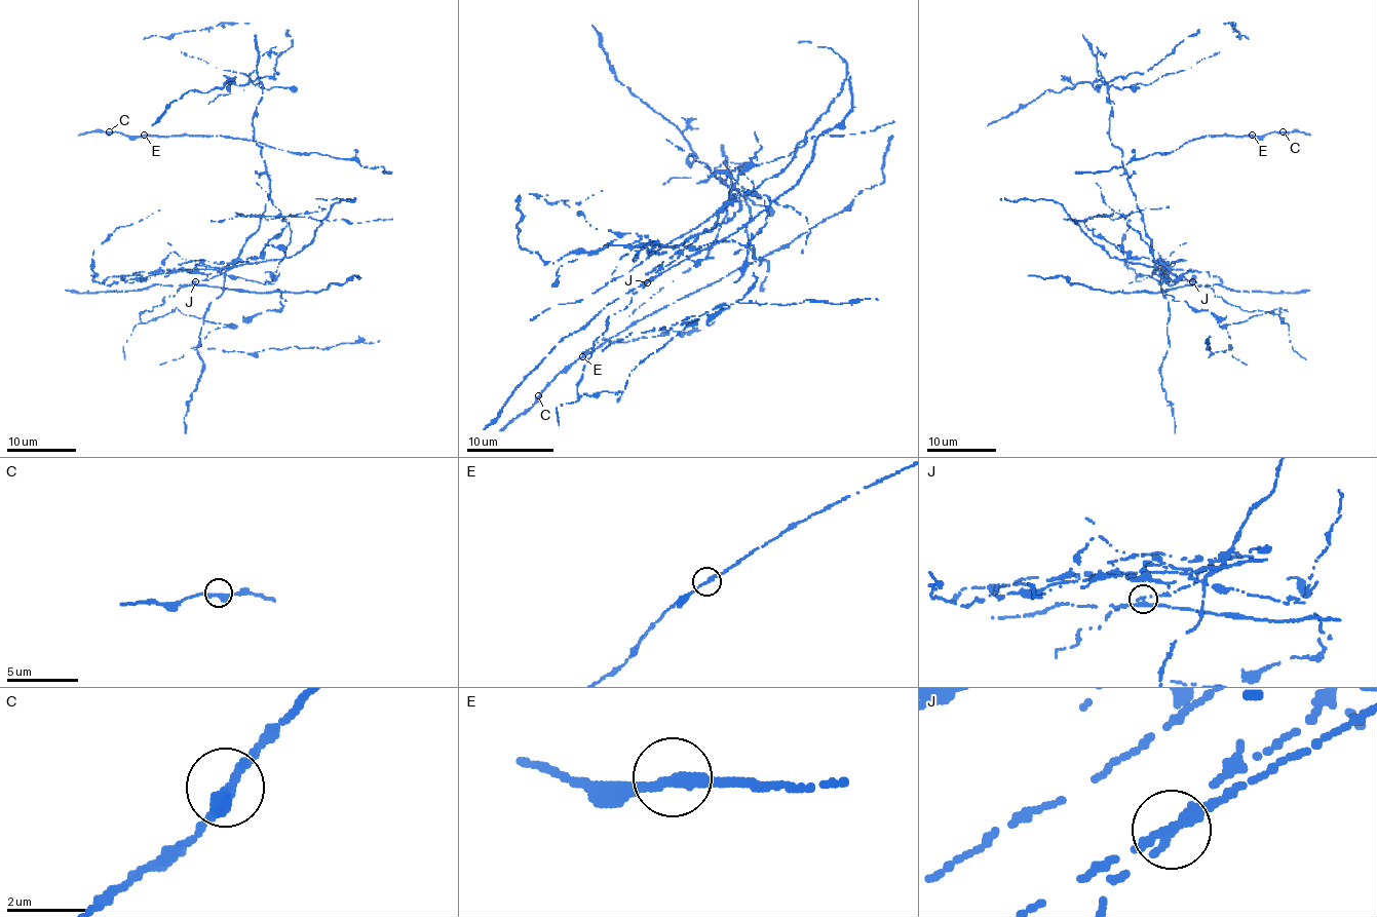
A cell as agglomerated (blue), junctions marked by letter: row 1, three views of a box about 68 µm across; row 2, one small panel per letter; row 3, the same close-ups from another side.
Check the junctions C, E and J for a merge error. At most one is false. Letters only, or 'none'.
J

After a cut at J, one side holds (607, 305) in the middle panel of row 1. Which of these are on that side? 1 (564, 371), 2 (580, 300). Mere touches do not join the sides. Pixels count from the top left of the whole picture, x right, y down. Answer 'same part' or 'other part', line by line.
1: same part
2: other part

